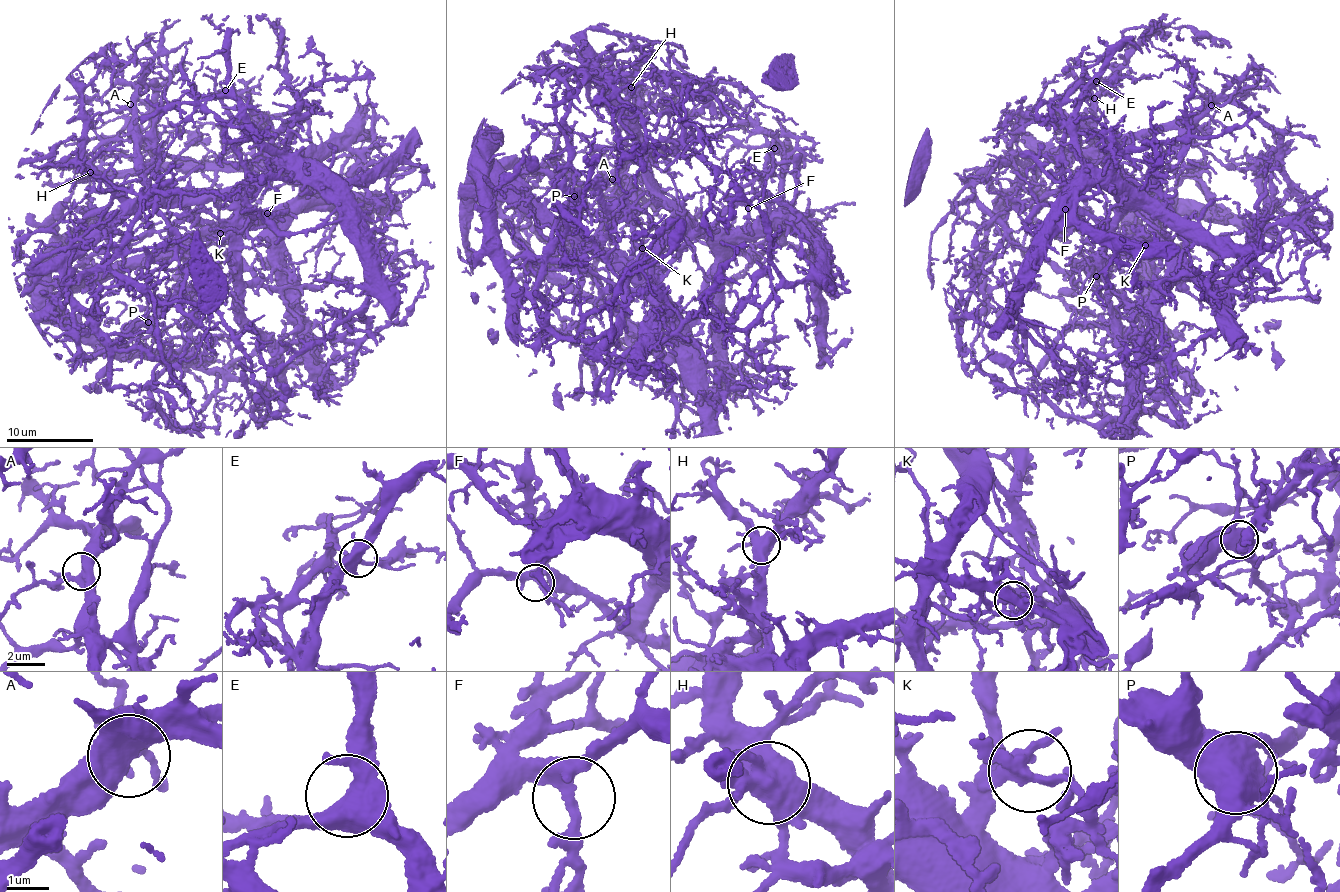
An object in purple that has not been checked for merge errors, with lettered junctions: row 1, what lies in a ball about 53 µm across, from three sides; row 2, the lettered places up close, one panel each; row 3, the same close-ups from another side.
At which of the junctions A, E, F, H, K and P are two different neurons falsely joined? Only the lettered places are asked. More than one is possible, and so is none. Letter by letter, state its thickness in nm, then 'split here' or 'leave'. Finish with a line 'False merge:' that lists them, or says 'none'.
A: 480 nm thick; leave
E: 550 nm thick; leave
F: 280 nm thick; leave
H: 650 nm thick; split here
K: 260 nm thick; split here
P: 750 nm thick; split here
False merge: H, K, P

